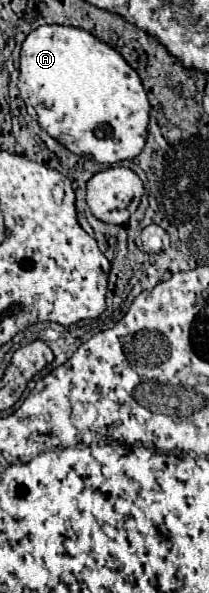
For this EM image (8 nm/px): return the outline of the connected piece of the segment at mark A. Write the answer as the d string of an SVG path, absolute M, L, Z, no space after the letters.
M45 24L27 34L19 58L19 92L35 108L39 126L77 156L87 156L101 164L117 164L135 158L145 146L149 100L139 76L119 52L81 28Z

